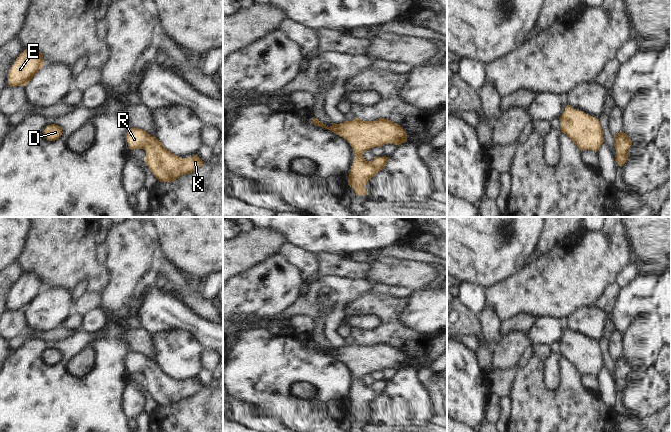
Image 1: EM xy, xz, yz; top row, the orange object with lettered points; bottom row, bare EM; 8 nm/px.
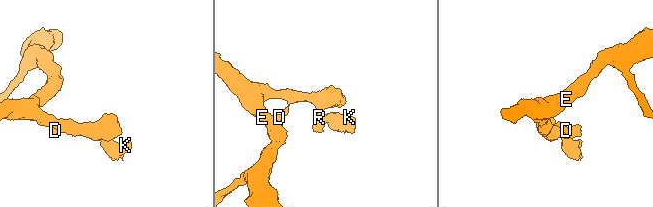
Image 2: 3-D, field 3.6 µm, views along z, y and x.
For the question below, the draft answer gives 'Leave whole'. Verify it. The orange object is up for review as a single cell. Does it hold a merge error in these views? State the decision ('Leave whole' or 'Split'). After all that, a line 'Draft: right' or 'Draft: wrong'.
Leave whole.
Draft: right

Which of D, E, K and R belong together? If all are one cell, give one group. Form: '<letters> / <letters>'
D E K R

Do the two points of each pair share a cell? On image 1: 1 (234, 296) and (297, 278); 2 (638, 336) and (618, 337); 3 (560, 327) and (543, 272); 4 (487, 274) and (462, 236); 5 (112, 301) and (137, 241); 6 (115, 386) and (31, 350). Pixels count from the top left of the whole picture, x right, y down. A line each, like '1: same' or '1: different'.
1: same
2: different
3: different
4: same
5: same
6: same

